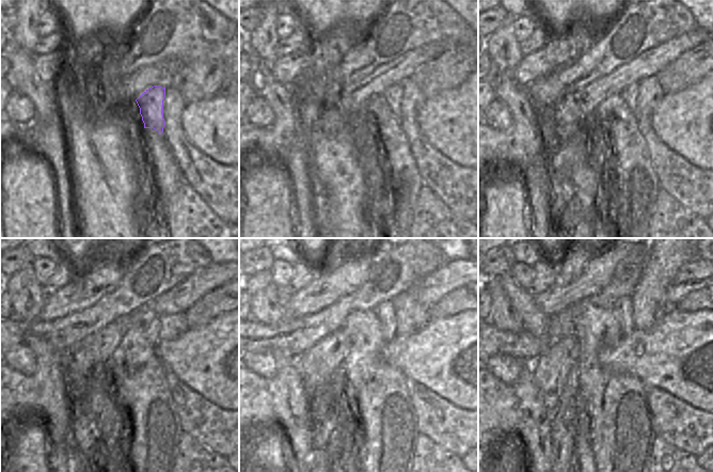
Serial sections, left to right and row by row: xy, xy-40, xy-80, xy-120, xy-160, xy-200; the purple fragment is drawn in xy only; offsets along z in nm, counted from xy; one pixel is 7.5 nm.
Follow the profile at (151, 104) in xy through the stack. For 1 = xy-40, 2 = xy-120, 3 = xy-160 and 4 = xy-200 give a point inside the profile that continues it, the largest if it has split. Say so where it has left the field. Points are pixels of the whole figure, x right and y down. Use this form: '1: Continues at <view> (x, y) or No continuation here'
1: Continues at xy-40 (393, 95)
2: Continues at xy-120 (149, 321)
3: Continues at xy-160 (384, 312)
4: Continues at xy-200 (622, 308)

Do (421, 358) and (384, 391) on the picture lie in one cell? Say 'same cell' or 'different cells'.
different cells

